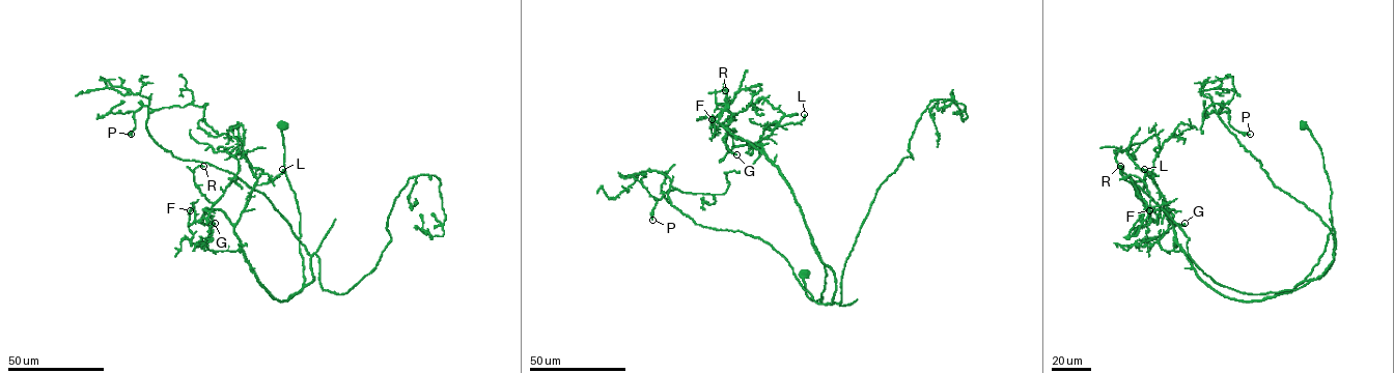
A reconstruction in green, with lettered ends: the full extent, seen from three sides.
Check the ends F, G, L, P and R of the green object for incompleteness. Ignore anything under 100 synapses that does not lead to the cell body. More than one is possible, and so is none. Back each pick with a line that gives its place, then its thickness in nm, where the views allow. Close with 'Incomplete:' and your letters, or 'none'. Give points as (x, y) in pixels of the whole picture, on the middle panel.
Incomplete: none

